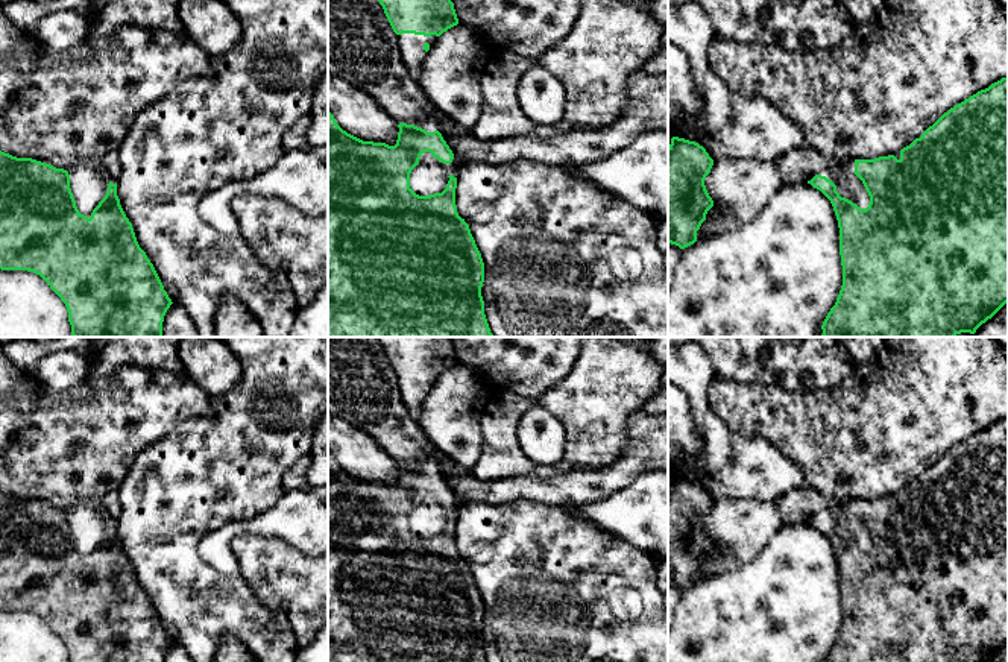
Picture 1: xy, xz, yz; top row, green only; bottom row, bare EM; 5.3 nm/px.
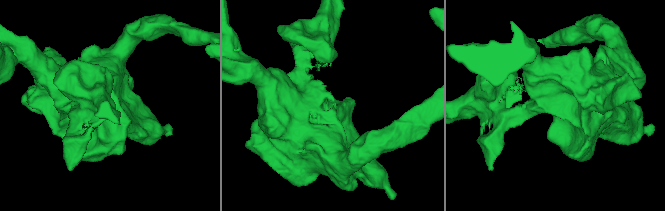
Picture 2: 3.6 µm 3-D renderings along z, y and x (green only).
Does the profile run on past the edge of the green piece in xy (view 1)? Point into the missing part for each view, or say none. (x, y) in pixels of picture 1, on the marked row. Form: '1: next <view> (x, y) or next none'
1: next xy (88, 179)

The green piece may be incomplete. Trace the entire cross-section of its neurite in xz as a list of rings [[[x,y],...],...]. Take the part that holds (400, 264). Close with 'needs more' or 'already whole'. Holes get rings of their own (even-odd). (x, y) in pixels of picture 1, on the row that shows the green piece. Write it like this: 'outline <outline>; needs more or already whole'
outline [[[328,111],[328,337],[493,337],[481,296],[484,263],[469,225],[457,213],[454,153],[431,120],[398,128],[395,146],[363,141],[343,131]]]; needs more

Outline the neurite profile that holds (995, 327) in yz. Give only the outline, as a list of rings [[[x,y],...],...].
[[[996,314],[982,323],[976,333],[976,337],[1008,337],[1008,325],[1005,325]]]

